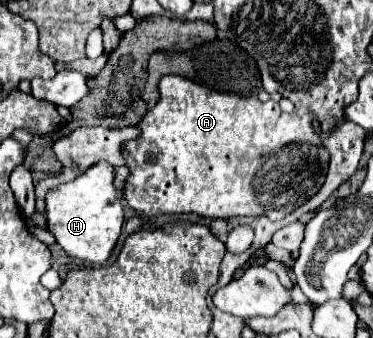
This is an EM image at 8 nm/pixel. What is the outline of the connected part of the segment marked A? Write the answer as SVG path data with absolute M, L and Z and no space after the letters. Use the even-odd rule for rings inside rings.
M167 74L159 80L159 102L137 124L139 138L127 142L129 176L123 198L141 216L195 212L211 218L269 216L285 218L307 202L325 182L329 154L311 128L311 114L283 112L277 102L261 102L239 94L221 94L183 76Z

